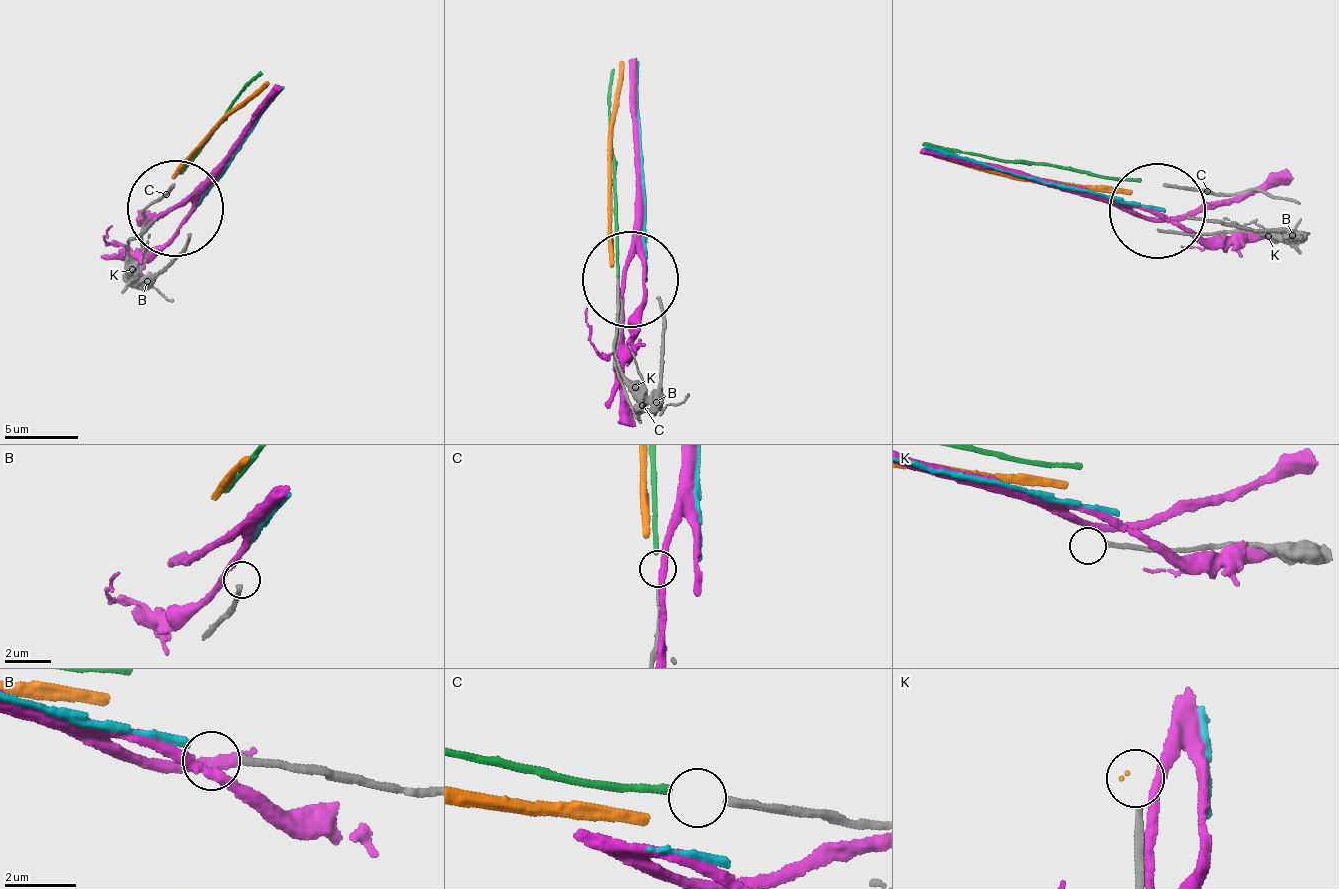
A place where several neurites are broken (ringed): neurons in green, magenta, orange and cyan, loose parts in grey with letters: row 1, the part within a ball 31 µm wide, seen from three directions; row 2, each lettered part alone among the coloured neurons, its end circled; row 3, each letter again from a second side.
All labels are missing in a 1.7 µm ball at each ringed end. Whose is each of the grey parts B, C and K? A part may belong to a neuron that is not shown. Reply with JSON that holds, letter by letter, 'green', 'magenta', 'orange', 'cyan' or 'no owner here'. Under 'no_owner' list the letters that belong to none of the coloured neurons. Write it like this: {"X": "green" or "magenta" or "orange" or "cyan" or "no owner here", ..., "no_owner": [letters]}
{"B": "no owner here", "C": "green", "K": "no owner here", "no_owner": ["B", "K"]}

